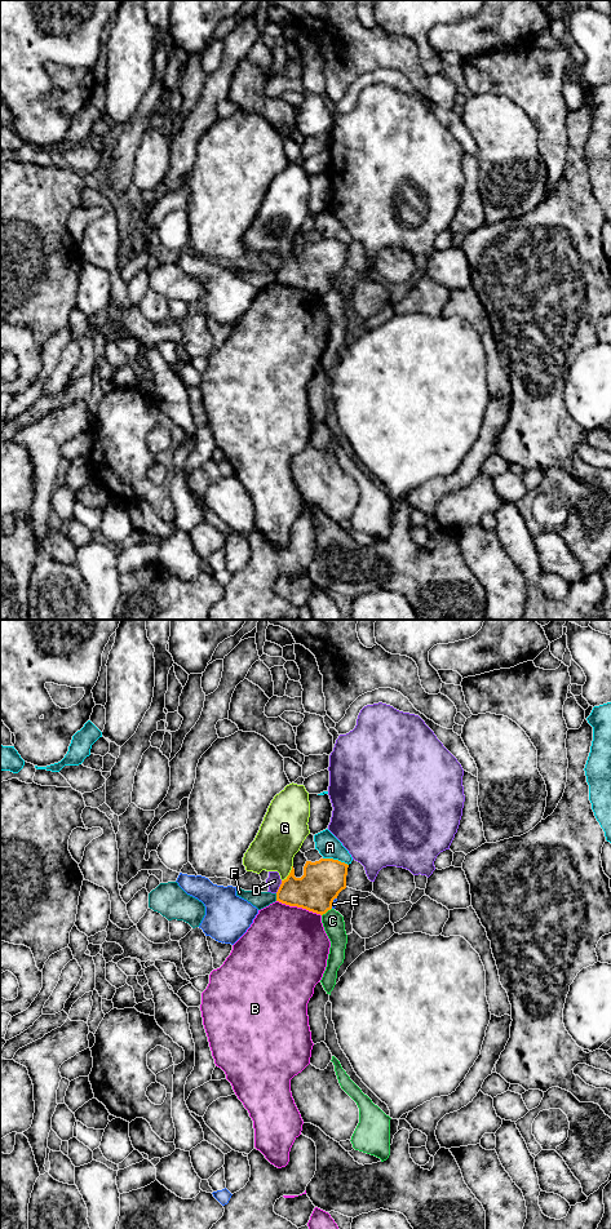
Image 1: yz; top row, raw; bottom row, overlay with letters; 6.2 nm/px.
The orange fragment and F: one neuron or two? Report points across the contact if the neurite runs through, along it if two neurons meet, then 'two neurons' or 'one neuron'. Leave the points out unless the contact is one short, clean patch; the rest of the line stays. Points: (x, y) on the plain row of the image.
border yz (275, 274), (277, 280); two neurons

